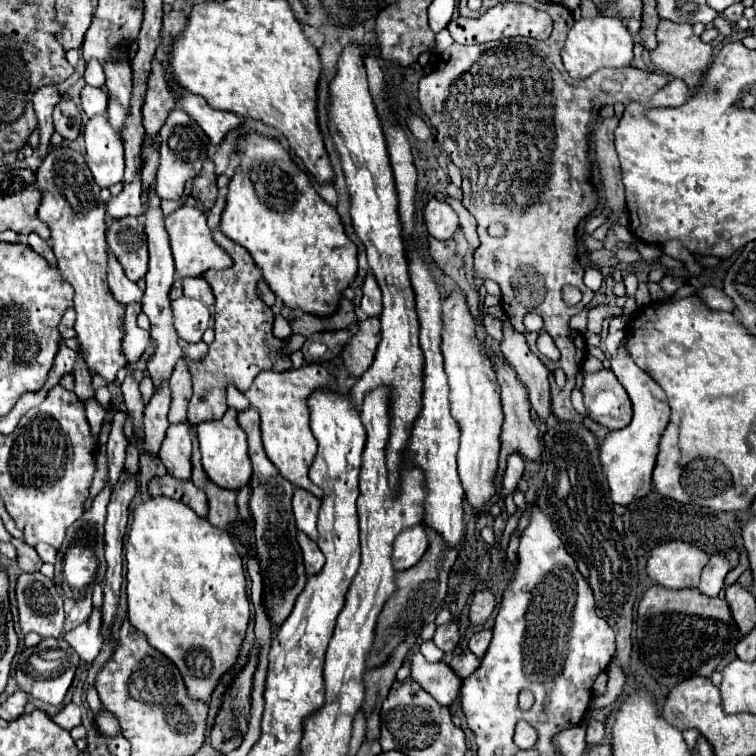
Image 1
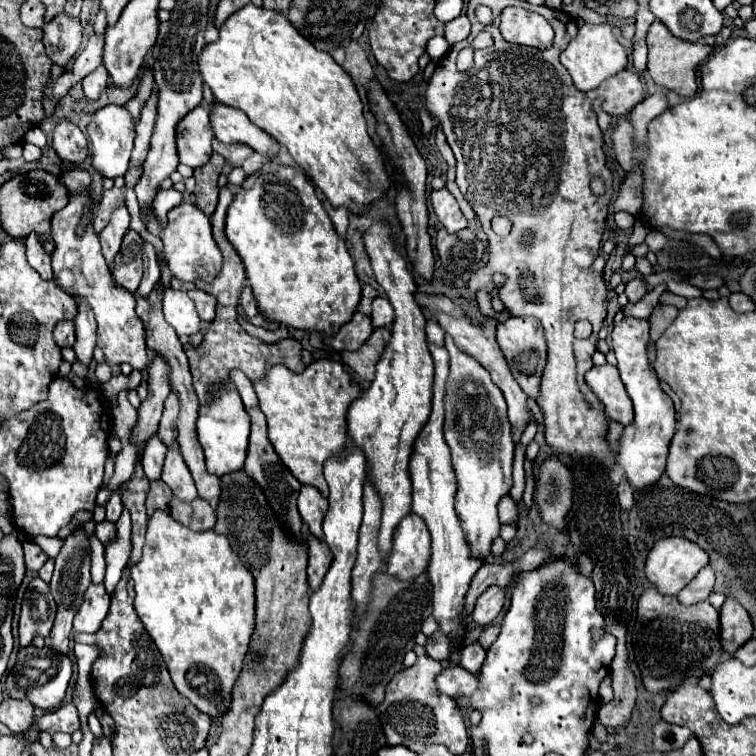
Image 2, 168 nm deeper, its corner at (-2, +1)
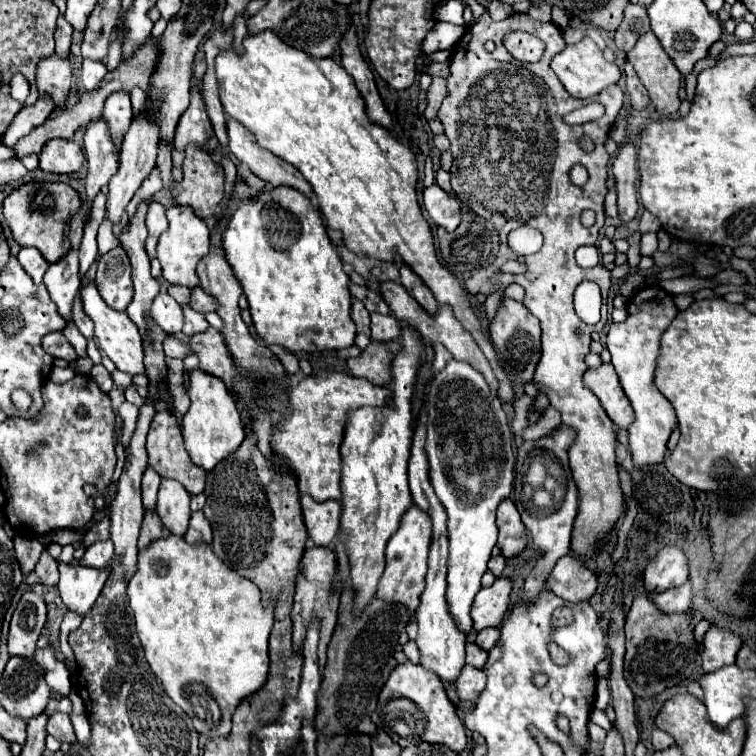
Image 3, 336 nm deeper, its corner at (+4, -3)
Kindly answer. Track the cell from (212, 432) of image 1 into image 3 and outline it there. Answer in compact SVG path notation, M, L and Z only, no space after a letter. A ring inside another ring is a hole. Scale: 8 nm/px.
M195 367L189 371L187 393L191 397L191 407L181 419L183 443L185 443L185 449L191 457L191 461L209 471L243 443L245 425L243 425L241 413L237 411L237 407L233 403L233 397L229 397L227 387L221 379Z

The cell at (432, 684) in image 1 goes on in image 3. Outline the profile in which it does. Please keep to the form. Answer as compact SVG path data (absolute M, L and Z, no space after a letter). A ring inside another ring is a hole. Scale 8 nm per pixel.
M465 665L455 687L463 701L475 701L479 697L479 693L485 689L485 683L487 683L487 677L485 677L483 669Z

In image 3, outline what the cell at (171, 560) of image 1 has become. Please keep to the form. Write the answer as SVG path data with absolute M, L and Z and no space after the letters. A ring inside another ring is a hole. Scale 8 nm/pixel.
M169 535L167 539L159 539L159 541L153 541L145 551L139 553L139 567L137 567L137 573L133 575L133 579L129 581L129 587L127 587L127 595L129 595L129 605L133 609L133 617L135 617L135 631L137 631L137 637L141 641L141 647L143 647L143 653L145 653L145 659L151 667L151 671L161 679L163 683L163 689L165 693L191 717L197 733L209 737L209 739L215 739L215 737L227 737L229 735L229 729L231 729L231 715L235 713L237 705L253 695L261 685L265 685L267 677L269 677L269 655L267 655L267 643L269 643L269 633L271 633L271 627L273 627L273 601L269 607L263 607L261 605L261 593L257 589L255 583L251 583L249 579L237 575L233 569L229 569L211 549L211 545L189 545L185 543L183 537L177 537L177 535Z

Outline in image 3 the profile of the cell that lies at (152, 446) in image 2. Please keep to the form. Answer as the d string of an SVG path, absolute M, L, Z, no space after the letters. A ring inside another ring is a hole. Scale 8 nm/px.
M149 467L143 475L143 507L145 509L155 509L159 483L161 483L161 477L157 477L157 473Z

